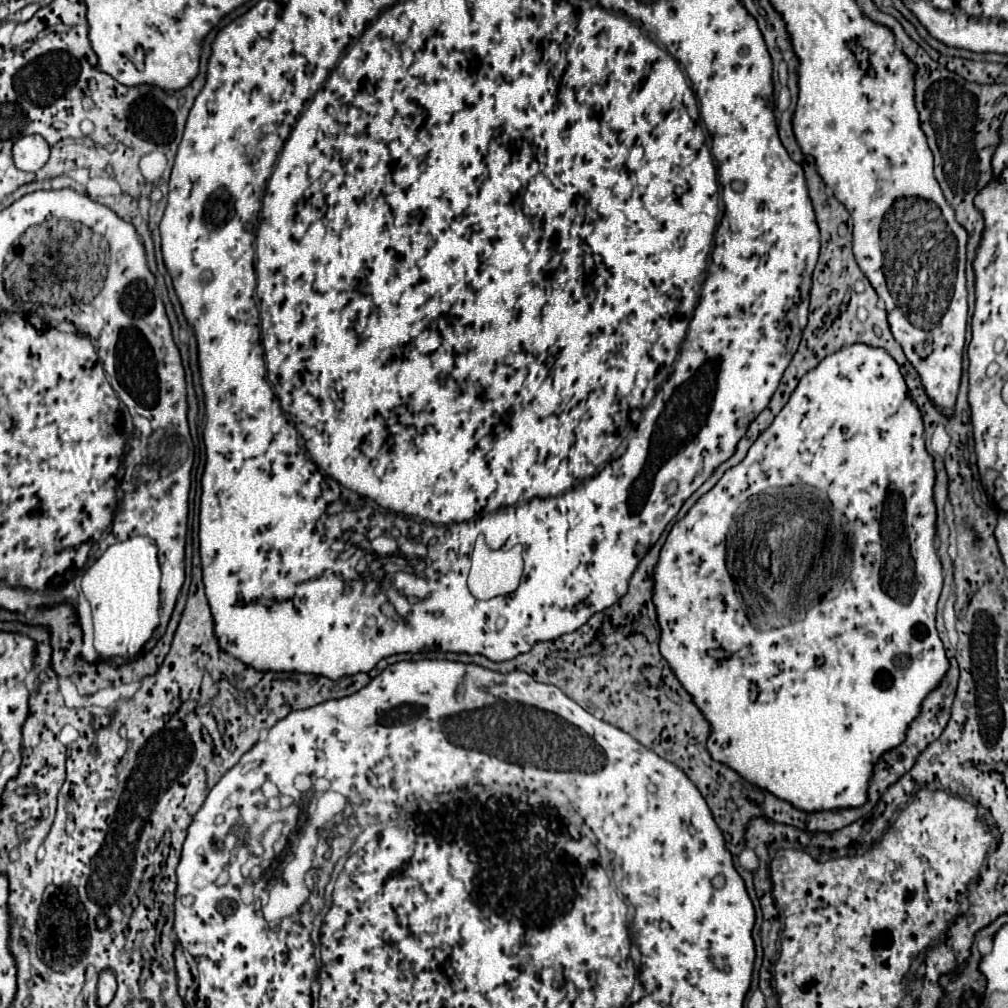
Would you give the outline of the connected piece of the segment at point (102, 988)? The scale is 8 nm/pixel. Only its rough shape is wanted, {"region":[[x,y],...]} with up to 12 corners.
{"region":[[103,971],[97,985],[97,1005],[107,1007],[115,995],[113,971]]}

